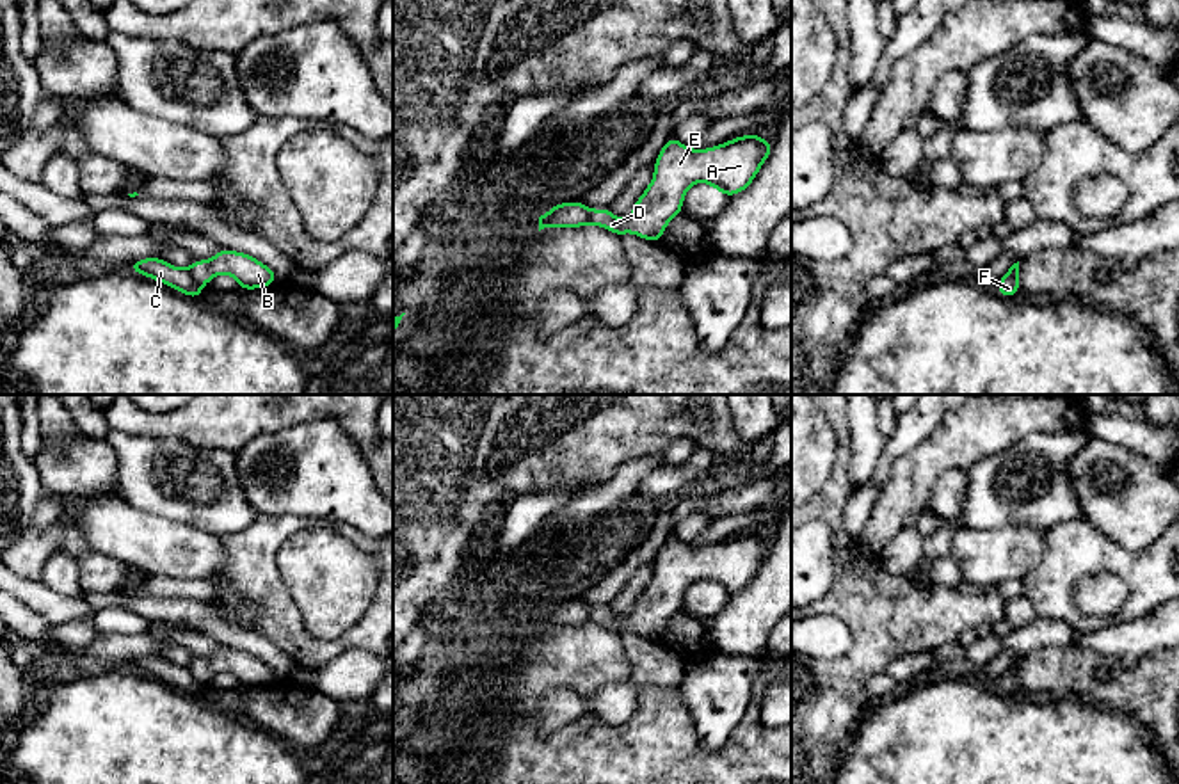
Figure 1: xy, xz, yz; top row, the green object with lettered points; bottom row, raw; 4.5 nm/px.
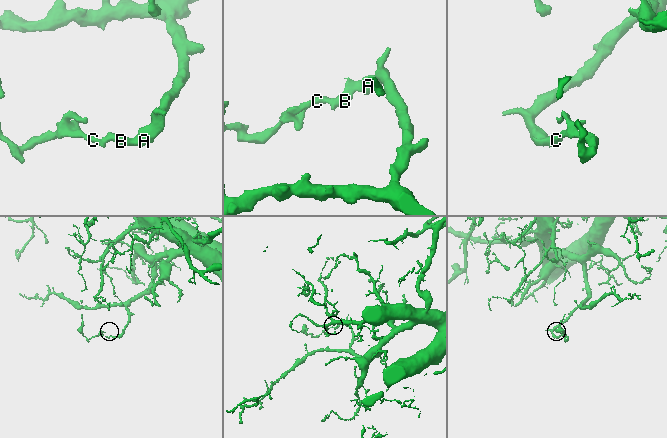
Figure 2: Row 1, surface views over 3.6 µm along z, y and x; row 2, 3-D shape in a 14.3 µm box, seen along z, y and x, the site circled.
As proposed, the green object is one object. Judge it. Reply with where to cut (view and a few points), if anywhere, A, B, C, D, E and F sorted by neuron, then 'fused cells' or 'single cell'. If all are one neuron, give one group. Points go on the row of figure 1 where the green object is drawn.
xy (187, 271), (201, 285) | A B D E / C F | fused cells

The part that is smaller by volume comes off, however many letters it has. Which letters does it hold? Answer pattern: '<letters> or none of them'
C, F

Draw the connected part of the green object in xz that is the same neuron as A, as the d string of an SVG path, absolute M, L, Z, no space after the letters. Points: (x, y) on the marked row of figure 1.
M756 133L699 151L670 137L658 153L654 176L637 199L631 215L621 220L608 208L598 208L590 213L590 224L621 238L630 231L658 244L667 224L683 212L683 199L690 187L706 181L726 197L736 196L752 183L770 153L772 140Z

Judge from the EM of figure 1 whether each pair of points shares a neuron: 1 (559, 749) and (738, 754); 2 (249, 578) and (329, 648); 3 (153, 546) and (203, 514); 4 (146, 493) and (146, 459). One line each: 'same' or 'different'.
1: same
2: same
3: different
4: same

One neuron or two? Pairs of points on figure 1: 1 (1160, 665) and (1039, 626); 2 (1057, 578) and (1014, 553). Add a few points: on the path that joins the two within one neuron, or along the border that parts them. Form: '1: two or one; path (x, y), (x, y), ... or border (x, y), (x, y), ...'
1: two; border (1073, 642), (1037, 648), (1032, 653)
2: two; border (1044, 532), (1044, 555), (1021, 580)

